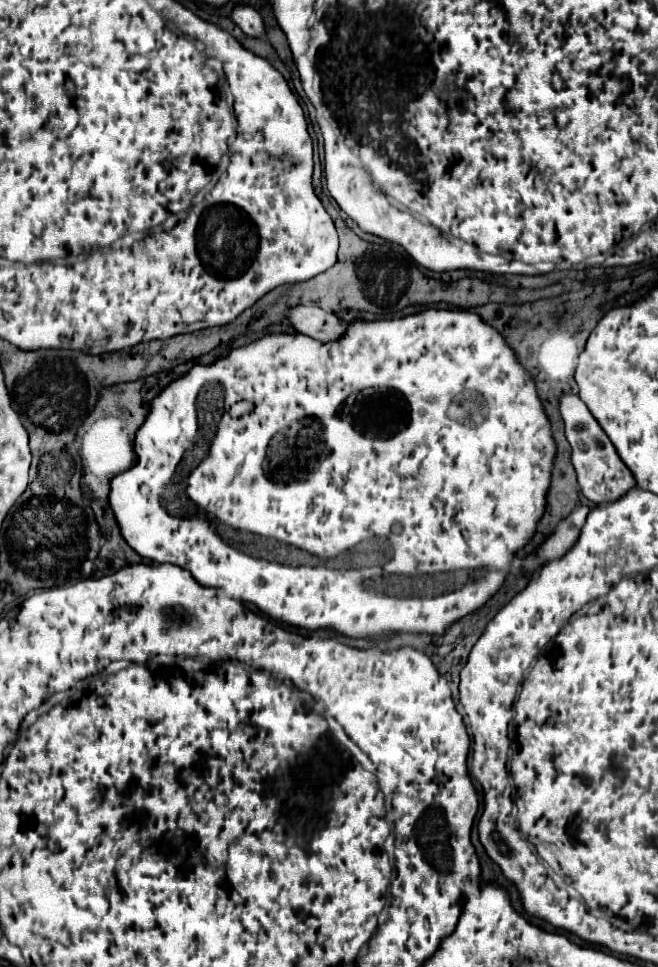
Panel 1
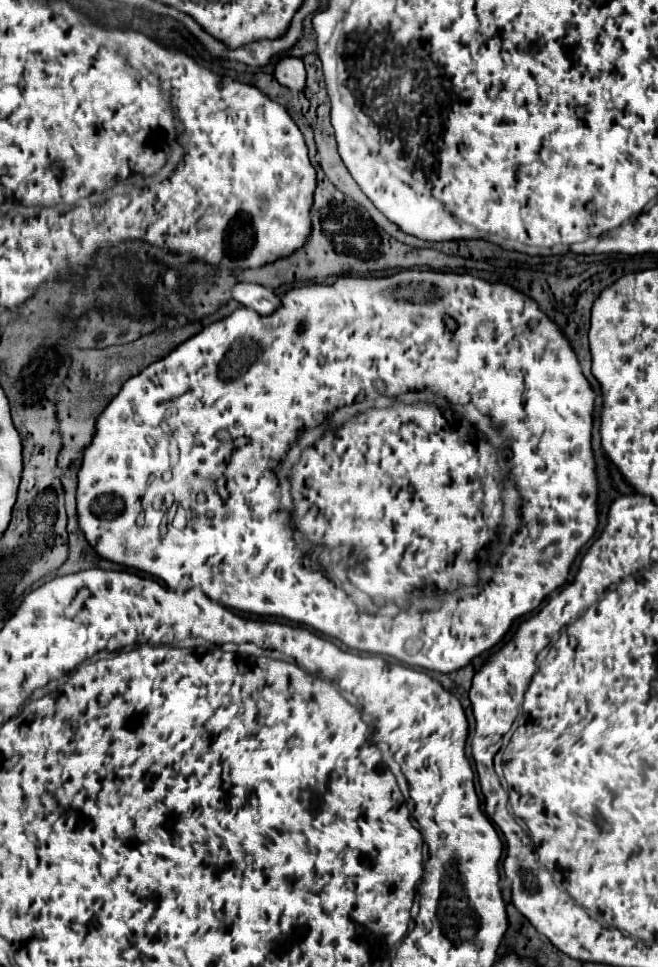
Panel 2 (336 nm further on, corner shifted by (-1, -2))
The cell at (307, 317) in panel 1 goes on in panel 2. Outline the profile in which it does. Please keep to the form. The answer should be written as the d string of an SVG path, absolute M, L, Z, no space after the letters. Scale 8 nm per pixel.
M239 282L231 288L231 294L233 294L233 300L255 310L257 314L271 314L281 304L279 296L261 284Z

